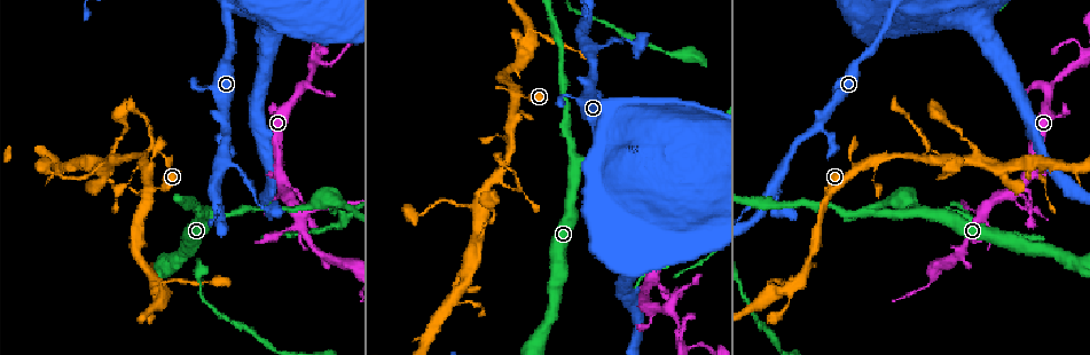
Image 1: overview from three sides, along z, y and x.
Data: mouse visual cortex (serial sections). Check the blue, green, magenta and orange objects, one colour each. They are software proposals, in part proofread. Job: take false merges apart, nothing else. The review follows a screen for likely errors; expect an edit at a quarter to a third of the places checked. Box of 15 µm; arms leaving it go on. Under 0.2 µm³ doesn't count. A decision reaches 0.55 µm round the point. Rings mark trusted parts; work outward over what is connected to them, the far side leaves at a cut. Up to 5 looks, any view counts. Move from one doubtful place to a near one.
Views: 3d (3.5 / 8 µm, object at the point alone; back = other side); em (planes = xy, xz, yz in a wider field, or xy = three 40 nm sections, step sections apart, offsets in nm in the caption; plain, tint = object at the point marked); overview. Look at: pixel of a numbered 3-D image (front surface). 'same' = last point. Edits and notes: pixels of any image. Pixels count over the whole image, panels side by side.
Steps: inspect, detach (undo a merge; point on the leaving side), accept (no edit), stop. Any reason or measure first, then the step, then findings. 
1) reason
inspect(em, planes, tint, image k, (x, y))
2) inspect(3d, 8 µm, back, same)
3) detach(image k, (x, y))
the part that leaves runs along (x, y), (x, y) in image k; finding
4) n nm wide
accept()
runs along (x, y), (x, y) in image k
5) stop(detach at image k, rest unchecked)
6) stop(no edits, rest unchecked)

a fork
inspect(3d, 8 µm, image 1, (299, 218))

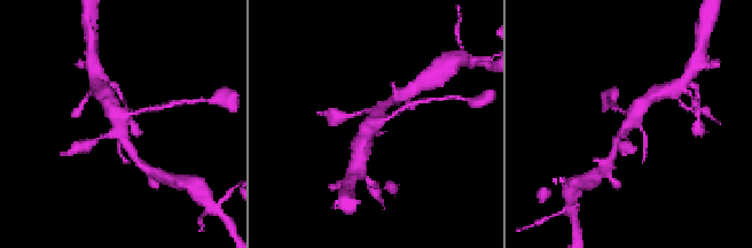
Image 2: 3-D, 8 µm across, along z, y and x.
shape alone is not enough
inspect(em, xy, step 3, tint, image 2, (120, 122))

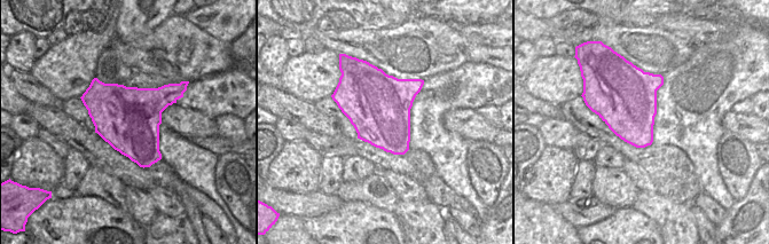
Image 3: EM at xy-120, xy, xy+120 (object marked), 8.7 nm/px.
accept()
runs along (651, 98), (619, 136), (616, 147) in image 2; continuous, no second cell

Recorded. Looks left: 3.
three arms meet
inspect(3d, 3.5 µm, back, image 1, (678, 338))

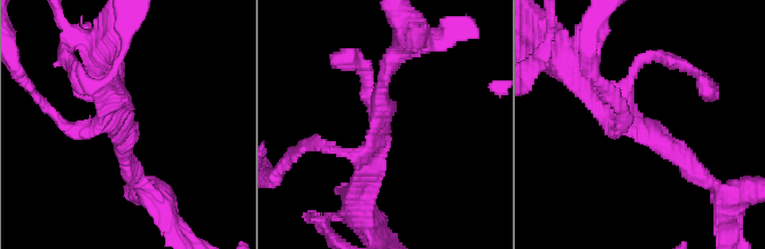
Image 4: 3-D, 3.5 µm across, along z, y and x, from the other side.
shape alone is not enough
inspect(em, xy, step 2, tint, image 4, (118, 129))

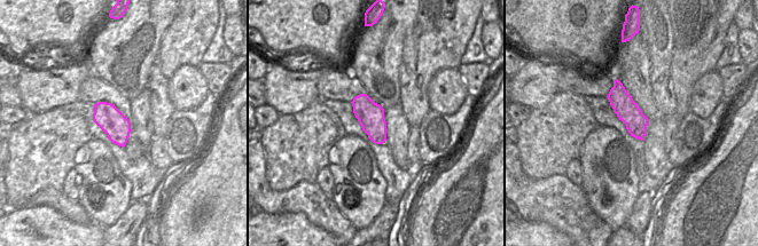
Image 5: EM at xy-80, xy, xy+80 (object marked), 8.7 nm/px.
accept()
runs along (387, 70), (373, 144), (359, 155), (320, 144) in image 4; one cell here

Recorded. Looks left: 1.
stop(no edits, rest unchecked)

